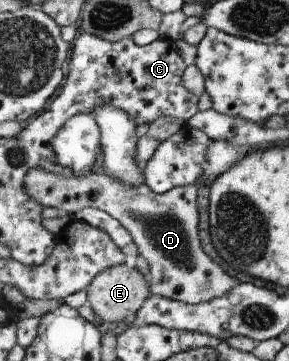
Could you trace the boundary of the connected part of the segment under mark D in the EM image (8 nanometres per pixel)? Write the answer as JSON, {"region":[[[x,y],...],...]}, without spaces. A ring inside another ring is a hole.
{"region":[[[42,168],[30,170],[25,188],[37,202],[74,216],[86,208],[98,208],[112,215],[133,235],[152,277],[151,295],[161,295],[189,304],[201,304],[229,294],[239,283],[216,263],[198,237],[201,210],[198,185],[180,186],[168,193],[155,192],[147,182],[133,186],[106,173],[89,176],[56,175]]]}

